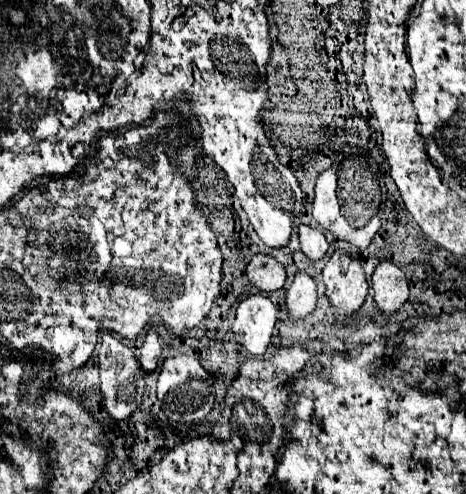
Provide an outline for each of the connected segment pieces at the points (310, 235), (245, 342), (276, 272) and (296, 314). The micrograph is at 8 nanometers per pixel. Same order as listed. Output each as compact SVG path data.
M300 226L300 250L312 260L318 262L328 254L328 240L324 234L312 226Z
M248 296L240 302L236 320L234 320L234 334L236 342L242 344L250 354L262 356L270 346L272 330L276 324L276 308L274 304L262 296Z
M256 254L250 260L246 268L246 276L260 292L276 292L286 282L284 268L272 256L264 256L264 254Z
M298 272L292 286L286 290L286 310L290 312L292 320L304 320L308 314L312 314L316 308L316 282L304 274Z

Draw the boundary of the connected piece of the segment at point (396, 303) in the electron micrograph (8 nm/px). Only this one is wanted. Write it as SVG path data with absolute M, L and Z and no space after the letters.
M382 262L372 274L374 302L382 314L396 314L408 300L408 282L404 272L392 262Z

